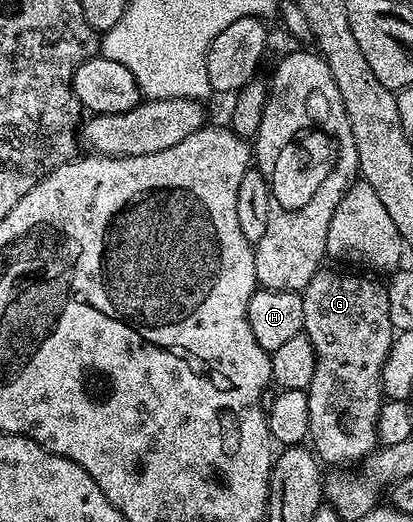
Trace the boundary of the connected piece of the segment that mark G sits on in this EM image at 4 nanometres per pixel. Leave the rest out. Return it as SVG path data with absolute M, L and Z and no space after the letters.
M322 269L300 292L303 301L303 333L315 349L317 364L311 377L308 404L311 408L309 439L312 450L322 464L341 469L346 465L360 464L377 450L377 418L383 402L381 374L395 338L391 313L387 313L387 286L361 275L344 275L341 271Z

